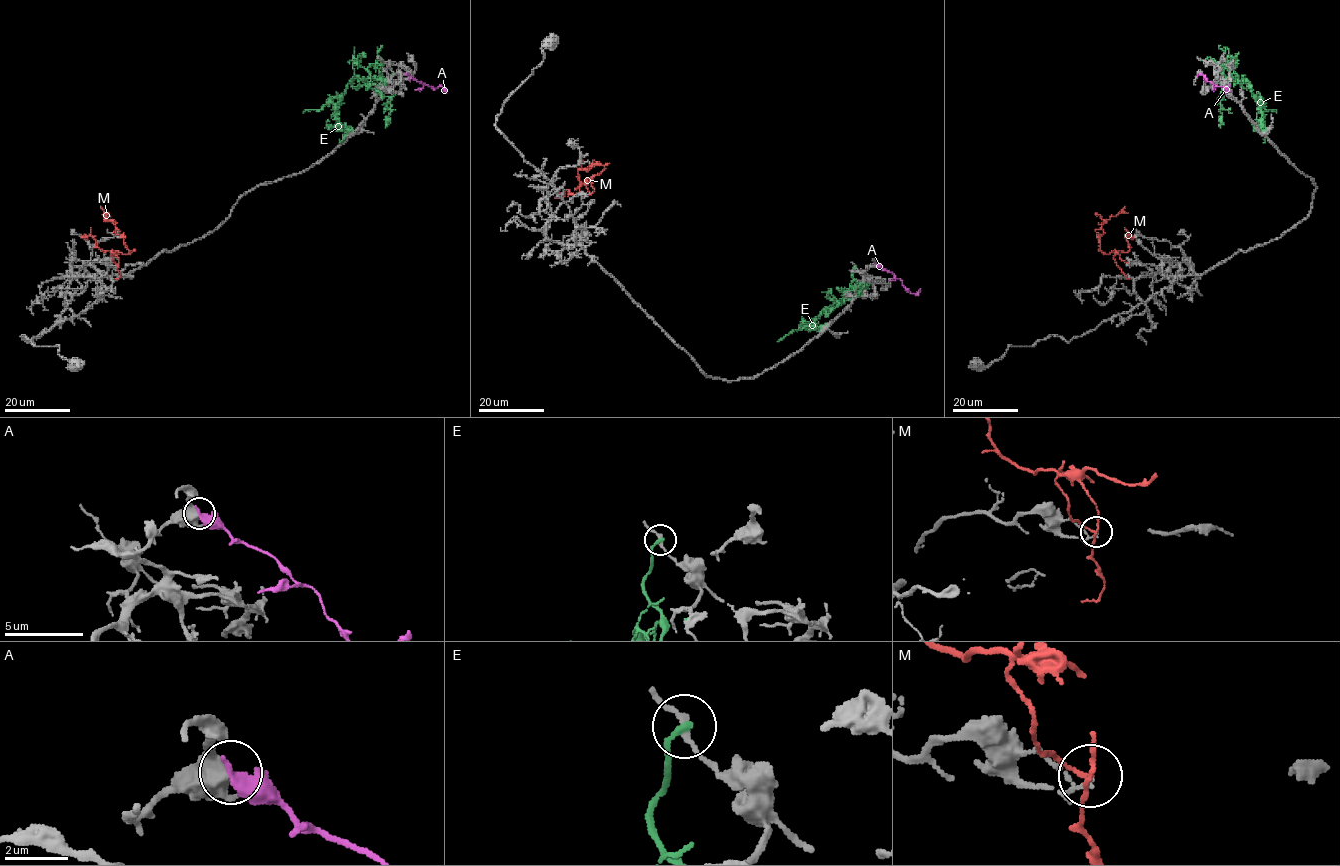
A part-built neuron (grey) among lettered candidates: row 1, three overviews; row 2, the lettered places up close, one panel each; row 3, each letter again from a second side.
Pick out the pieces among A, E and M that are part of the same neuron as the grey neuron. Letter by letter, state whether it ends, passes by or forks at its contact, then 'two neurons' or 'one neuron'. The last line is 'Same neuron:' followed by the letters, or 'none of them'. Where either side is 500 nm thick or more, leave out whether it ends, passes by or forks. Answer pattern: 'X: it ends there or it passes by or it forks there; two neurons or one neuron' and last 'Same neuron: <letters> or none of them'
A: two neurons
E: it ends there; two neurons
M: it ends there; one neuron
Same neuron: M

